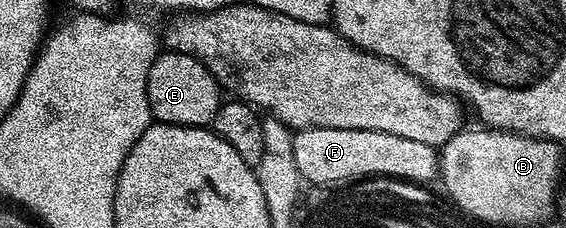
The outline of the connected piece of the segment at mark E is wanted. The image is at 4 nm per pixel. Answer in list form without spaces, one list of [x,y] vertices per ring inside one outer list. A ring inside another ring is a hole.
[[[170,49],[156,55],[149,69],[147,92],[152,120],[182,127],[210,128],[221,102],[220,85],[211,76],[209,69],[205,69],[205,65],[197,61],[197,57]]]

